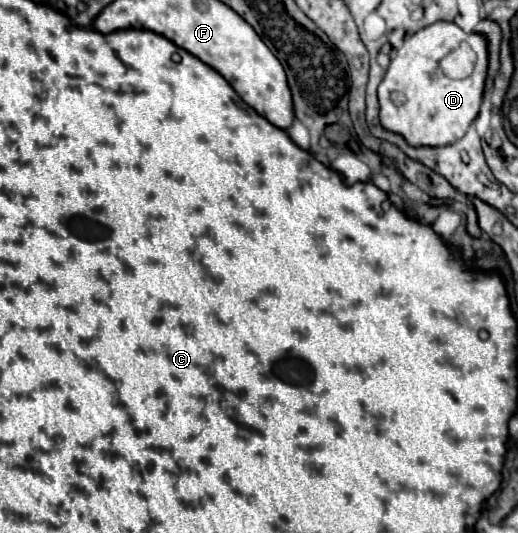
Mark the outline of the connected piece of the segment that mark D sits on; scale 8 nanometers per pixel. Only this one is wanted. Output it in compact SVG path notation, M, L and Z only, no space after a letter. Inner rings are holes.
M434 22L416 34L408 36L396 52L392 52L390 66L382 84L378 86L380 122L384 128L402 134L410 144L444 146L460 140L470 124L476 120L488 72L488 40L484 34L466 34L456 22ZM460 42L468 42L478 54L474 72L464 80L452 80L438 68L440 60L452 52Z

